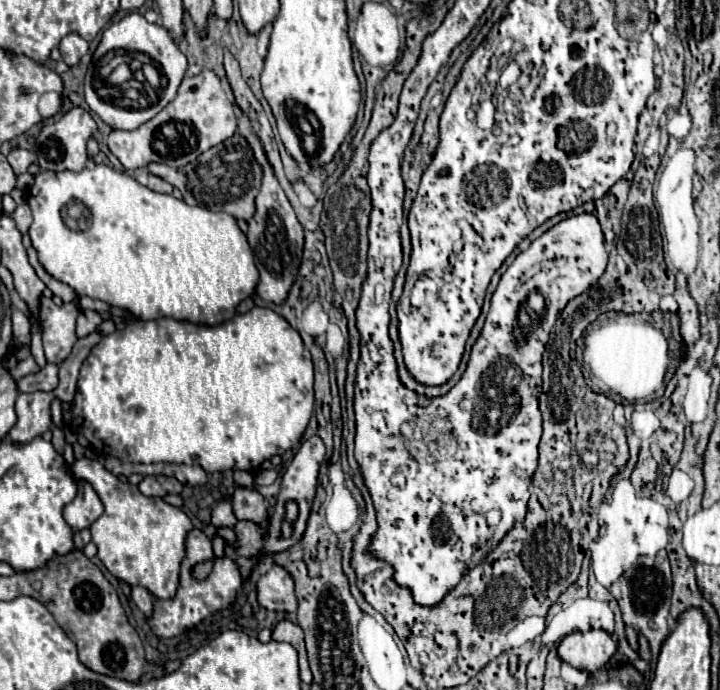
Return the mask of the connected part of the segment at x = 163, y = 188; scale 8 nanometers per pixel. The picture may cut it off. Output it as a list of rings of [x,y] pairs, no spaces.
[[[154,175],[148,177],[148,187],[150,187],[152,191],[158,191],[158,193],[172,193],[172,189],[174,189],[170,183],[166,183],[164,179],[154,177]]]

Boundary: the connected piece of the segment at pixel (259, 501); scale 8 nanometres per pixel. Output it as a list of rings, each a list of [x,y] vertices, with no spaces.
[[[238,487],[232,495],[232,509],[236,519],[248,519],[256,525],[266,521],[266,501],[258,491],[248,491],[246,487]]]

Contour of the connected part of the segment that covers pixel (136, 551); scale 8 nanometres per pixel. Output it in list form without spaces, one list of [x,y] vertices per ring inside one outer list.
[[[86,457],[76,459],[72,463],[70,471],[72,471],[74,479],[90,483],[92,489],[98,493],[100,501],[104,503],[102,517],[98,521],[94,521],[90,527],[92,541],[98,545],[98,559],[104,563],[104,567],[116,579],[128,583],[130,587],[140,585],[140,587],[148,589],[154,599],[172,599],[178,591],[178,585],[180,585],[180,565],[186,557],[186,537],[188,537],[188,531],[194,529],[188,515],[182,509],[168,505],[162,497],[142,495],[136,485],[122,483],[114,473],[104,469],[102,463],[94,461],[94,459],[86,459]]]

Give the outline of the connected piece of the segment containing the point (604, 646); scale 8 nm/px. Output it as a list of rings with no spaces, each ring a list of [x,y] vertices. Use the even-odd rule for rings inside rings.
[[[574,631],[566,635],[558,647],[558,655],[562,661],[570,663],[580,671],[594,673],[602,665],[610,661],[610,657],[618,651],[618,643],[606,631]]]

